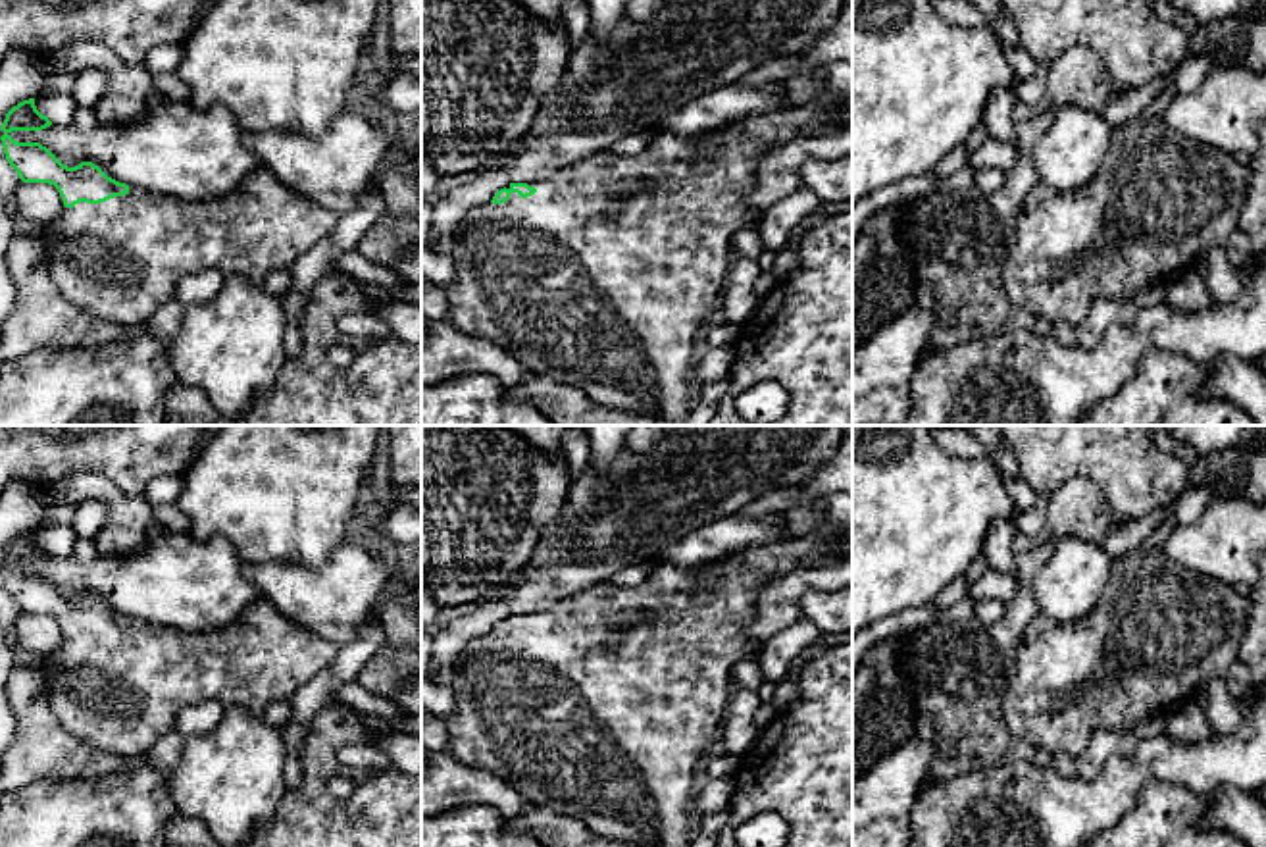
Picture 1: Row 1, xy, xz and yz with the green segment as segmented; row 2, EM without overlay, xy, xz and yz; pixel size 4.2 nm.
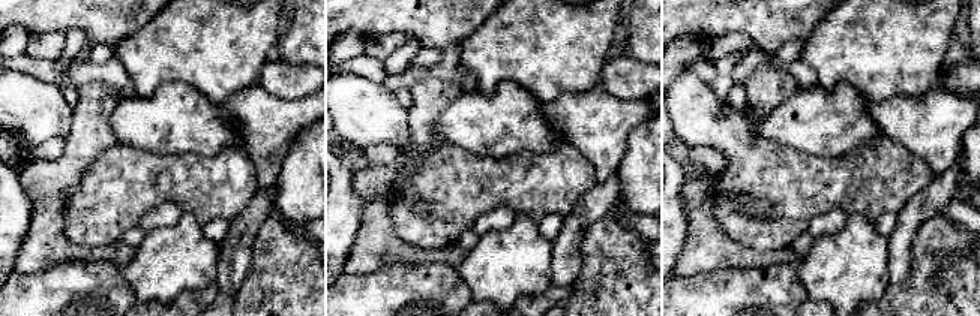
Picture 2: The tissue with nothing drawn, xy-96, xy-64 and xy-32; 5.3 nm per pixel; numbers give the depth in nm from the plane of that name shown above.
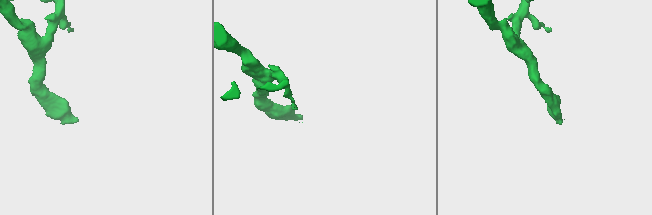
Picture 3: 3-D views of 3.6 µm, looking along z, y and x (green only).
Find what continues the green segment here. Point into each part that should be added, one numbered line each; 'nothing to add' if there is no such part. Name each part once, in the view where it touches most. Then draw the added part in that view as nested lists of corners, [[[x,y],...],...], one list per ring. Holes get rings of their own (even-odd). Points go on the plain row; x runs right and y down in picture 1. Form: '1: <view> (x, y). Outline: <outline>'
1: xy (120, 692). Outline: [[[264,597],[246,604],[229,624],[206,631],[179,631],[162,624],[129,618],[123,628],[100,635],[79,633],[40,658],[50,710],[85,745],[123,758],[139,758],[173,730],[177,714],[202,701],[242,706],[262,716],[267,705],[291,701],[314,676],[327,670],[339,647],[289,620]]]

